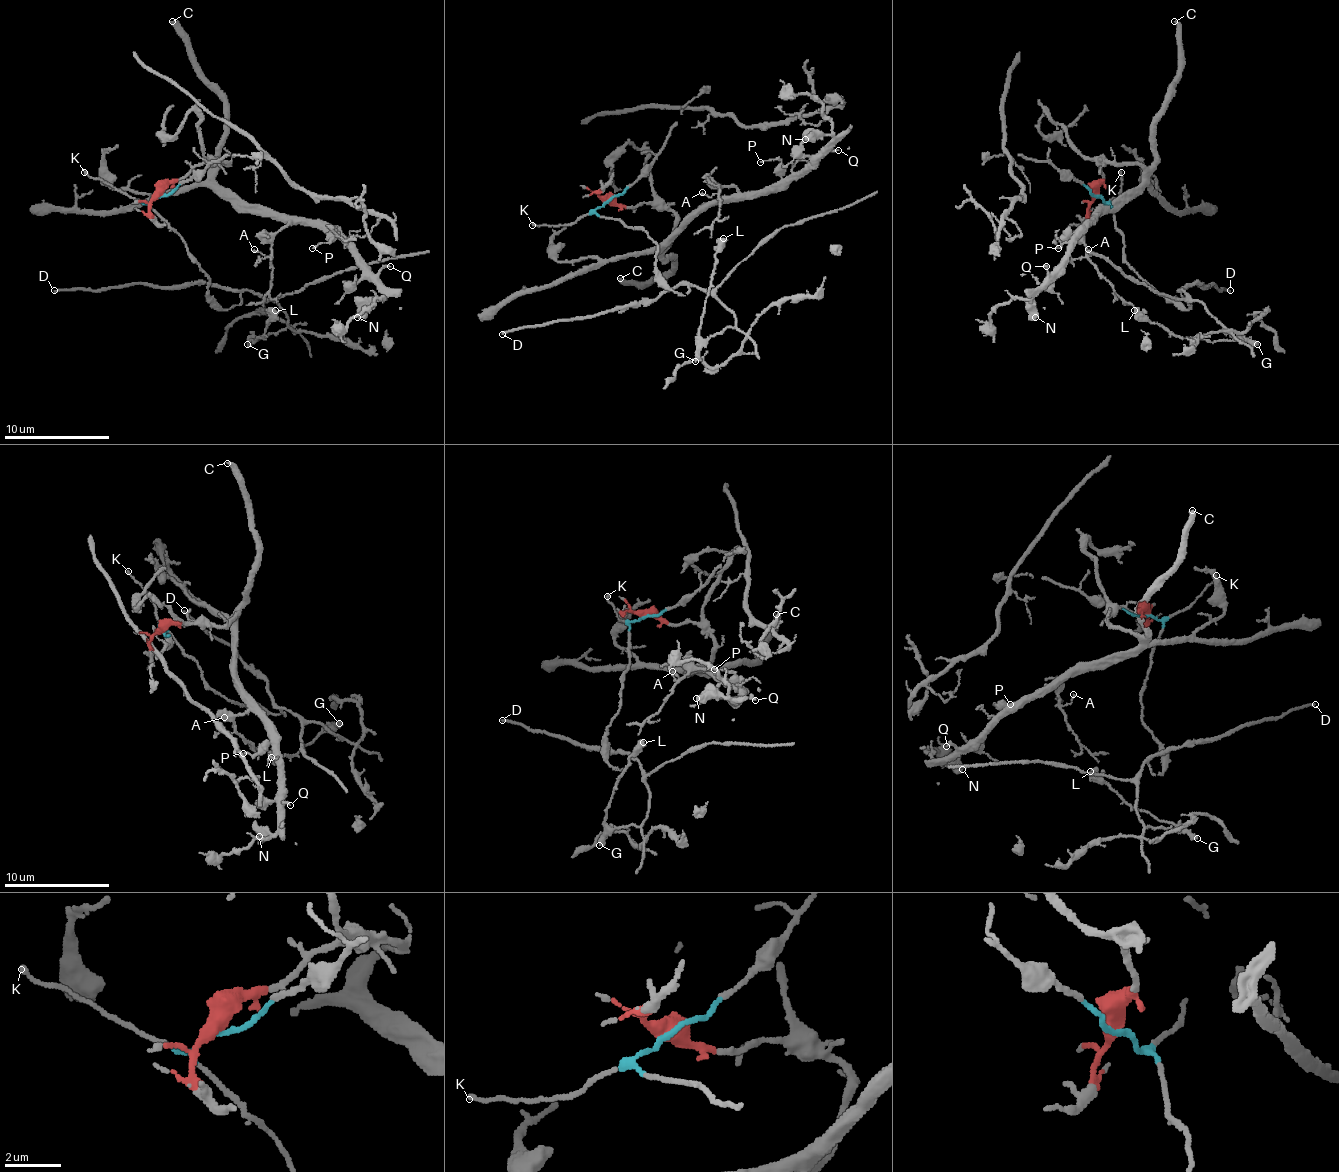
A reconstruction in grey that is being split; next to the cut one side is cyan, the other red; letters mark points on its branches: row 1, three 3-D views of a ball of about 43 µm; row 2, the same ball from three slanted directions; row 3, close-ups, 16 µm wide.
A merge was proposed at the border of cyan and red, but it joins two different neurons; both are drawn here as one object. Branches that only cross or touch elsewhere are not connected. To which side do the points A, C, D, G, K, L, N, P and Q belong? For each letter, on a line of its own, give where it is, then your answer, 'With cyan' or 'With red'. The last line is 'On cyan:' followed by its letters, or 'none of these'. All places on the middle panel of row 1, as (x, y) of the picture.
A: Place: (702, 192). With red
C: Place: (620, 278). With red
D: Place: (502, 334). With cyan
G: Place: (695, 361). With cyan
K: Place: (532, 225). With cyan
L: Place: (723, 238). With cyan
N: Place: (805, 139). With red
P: Place: (760, 162). With red
Q: Place: (838, 150). With red
On cyan: D, G, K, L

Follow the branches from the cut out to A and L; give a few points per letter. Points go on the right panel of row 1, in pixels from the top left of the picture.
A: (1097, 195), (1102, 164), (1136, 164), (1144, 172), (1144, 182), (1086, 222), (1083, 235), (1089, 256), (1089, 248)
L: (1097, 195), (1123, 238), (1123, 259), (1187, 309), (1181, 291), (1197, 299), (1234, 338), (1171, 336), (1134, 309)

